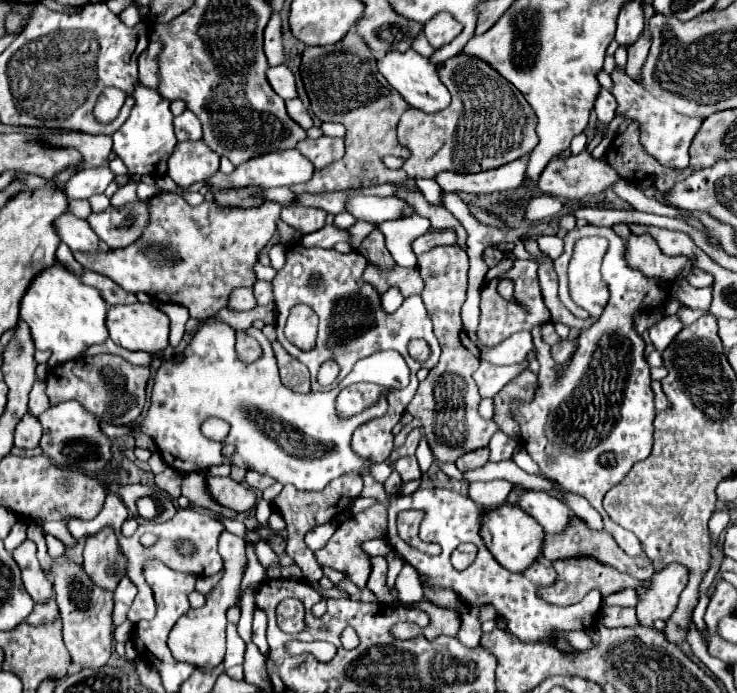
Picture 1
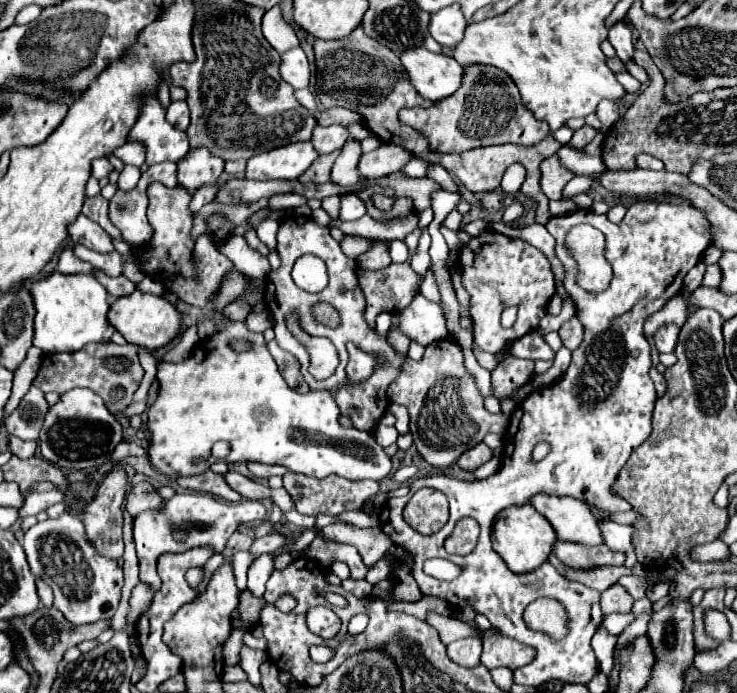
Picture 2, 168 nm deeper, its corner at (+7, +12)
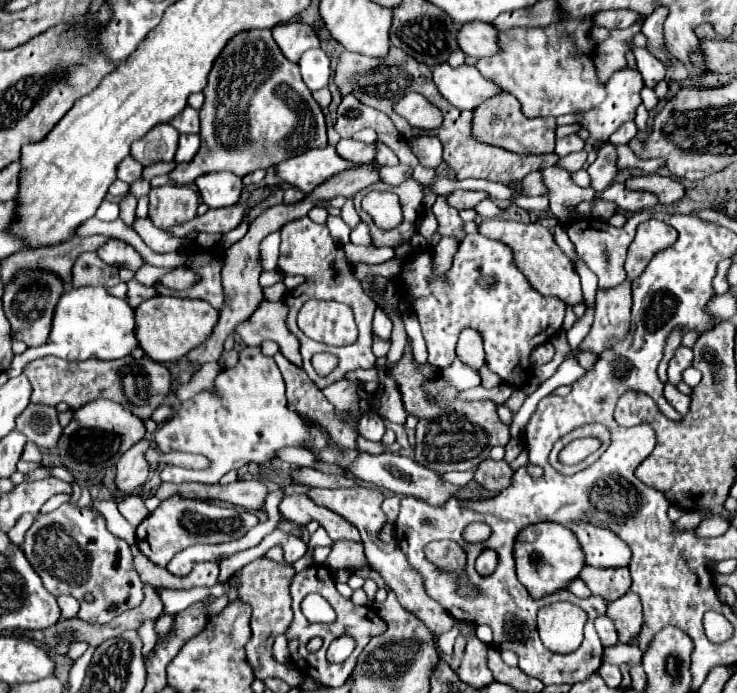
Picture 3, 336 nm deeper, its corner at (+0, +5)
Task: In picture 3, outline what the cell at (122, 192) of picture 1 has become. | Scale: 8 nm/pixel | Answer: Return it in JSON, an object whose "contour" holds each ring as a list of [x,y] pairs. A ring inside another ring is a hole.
{"contour":[[[103,201],[99,205],[95,217],[101,219],[101,221],[113,221],[113,219],[117,219],[119,217],[119,203],[115,203],[115,201]]]}

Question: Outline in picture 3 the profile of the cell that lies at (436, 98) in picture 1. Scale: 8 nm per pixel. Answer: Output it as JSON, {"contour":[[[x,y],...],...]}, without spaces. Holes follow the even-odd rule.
{"contour":[[[441,63],[433,67],[433,81],[439,93],[459,109],[475,109],[479,103],[503,93],[499,85],[491,79],[483,77],[475,67],[449,67],[449,63]]]}

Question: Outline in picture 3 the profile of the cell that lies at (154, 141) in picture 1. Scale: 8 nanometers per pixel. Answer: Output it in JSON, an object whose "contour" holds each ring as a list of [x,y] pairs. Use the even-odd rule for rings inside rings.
{"contour":[[[181,135],[179,137],[179,149],[175,155],[175,163],[191,161],[195,157],[195,153],[199,151],[199,145],[201,145],[199,135]]]}

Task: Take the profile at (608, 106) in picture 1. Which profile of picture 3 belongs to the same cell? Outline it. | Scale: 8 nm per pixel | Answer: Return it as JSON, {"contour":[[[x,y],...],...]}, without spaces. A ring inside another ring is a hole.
{"contour":[[[627,121],[625,125],[621,125],[621,127],[611,135],[609,141],[611,141],[611,143],[617,143],[617,145],[619,145],[619,143],[627,145],[635,135],[637,135],[637,127],[635,127],[635,123],[633,123],[633,121]]]}

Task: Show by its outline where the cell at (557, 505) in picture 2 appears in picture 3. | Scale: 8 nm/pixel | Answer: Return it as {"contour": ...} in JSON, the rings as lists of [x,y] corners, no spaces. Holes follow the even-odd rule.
{"contour":[[[573,523],[571,531],[577,535],[591,567],[615,569],[629,565],[631,549],[615,533],[591,523]]]}

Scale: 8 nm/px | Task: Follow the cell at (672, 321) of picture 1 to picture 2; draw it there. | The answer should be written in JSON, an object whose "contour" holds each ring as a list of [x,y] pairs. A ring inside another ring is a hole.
{"contour":[[[664,324],[654,332],[654,344],[658,348],[658,352],[672,352],[676,346],[676,338],[678,338],[680,326],[676,324]]]}

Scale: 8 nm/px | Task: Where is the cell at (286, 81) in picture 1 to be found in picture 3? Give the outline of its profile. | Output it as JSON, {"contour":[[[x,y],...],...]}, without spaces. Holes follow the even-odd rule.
{"contour":[[[323,49],[305,51],[299,61],[299,67],[301,67],[303,81],[311,91],[327,87],[331,75],[331,61]]]}

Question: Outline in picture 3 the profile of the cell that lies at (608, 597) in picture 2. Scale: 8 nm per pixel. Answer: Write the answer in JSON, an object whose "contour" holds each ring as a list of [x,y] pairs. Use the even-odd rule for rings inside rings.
{"contour":[[[627,591],[623,597],[607,605],[607,617],[613,619],[619,643],[629,643],[641,629],[641,601],[639,595]]]}

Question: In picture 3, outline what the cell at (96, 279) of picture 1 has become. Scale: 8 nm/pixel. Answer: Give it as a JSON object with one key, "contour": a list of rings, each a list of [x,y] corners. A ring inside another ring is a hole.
{"contour":[[[129,281],[127,285],[129,285],[127,301],[129,301],[129,305],[131,305],[133,309],[139,307],[145,299],[151,299],[151,297],[157,295],[157,289],[155,289],[155,287],[145,287],[145,285],[137,283],[137,281]]]}

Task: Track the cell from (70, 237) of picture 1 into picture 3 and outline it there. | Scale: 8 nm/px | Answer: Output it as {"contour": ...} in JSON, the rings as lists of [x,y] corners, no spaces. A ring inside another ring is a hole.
{"contour":[[[111,239],[107,241],[99,251],[97,255],[109,263],[109,265],[115,265],[115,267],[127,267],[131,271],[137,271],[145,261],[143,257],[131,247],[127,245],[125,241],[119,241],[119,239]]]}

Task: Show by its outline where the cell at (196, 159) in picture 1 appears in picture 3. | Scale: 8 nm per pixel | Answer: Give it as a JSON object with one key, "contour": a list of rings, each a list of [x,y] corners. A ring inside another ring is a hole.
{"contour":[[[229,171],[201,175],[195,183],[199,187],[203,203],[209,205],[211,209],[235,205],[241,197],[241,191],[243,191],[241,179]]]}

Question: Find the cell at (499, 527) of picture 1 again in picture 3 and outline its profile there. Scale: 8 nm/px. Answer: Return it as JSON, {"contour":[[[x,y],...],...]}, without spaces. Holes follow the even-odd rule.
{"contour":[[[537,523],[523,529],[515,541],[515,563],[519,581],[535,599],[567,589],[571,581],[577,579],[581,569],[587,565],[575,533],[557,523]]]}

